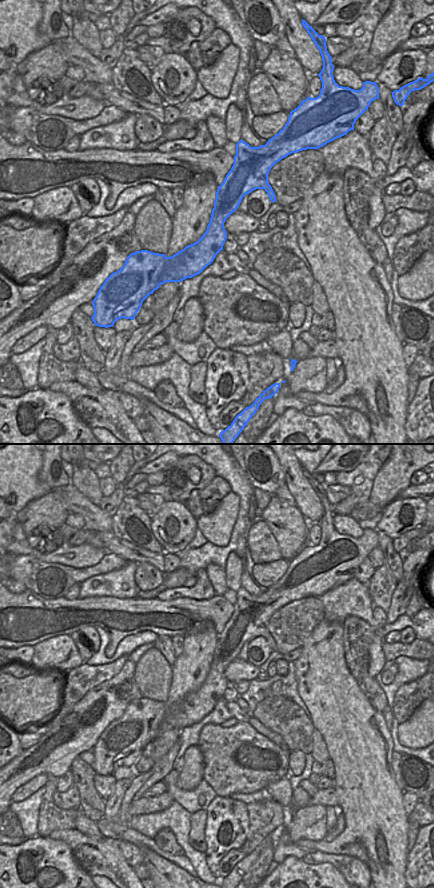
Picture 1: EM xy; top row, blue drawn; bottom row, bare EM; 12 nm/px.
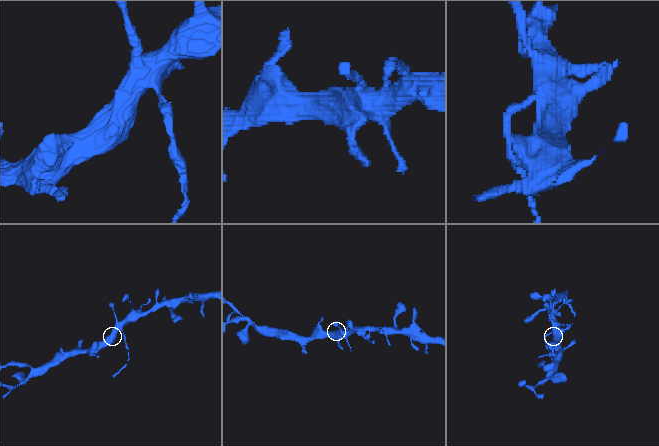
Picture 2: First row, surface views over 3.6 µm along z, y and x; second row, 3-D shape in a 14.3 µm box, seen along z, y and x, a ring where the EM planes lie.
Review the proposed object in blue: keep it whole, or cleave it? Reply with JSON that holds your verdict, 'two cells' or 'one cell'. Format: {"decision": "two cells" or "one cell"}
{"decision": "two cells"}

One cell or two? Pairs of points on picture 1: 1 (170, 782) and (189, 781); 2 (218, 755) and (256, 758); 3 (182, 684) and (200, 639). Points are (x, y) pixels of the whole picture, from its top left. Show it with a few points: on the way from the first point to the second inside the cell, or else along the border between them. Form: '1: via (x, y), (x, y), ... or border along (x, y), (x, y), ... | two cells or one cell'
1: border along (199, 782), (192, 789), (180, 789), (175, 784) | two cells
2: via (227, 755), (239, 765), (247, 761) | one cell
3: via (188, 673), (195, 661), (198, 650) | one cell

